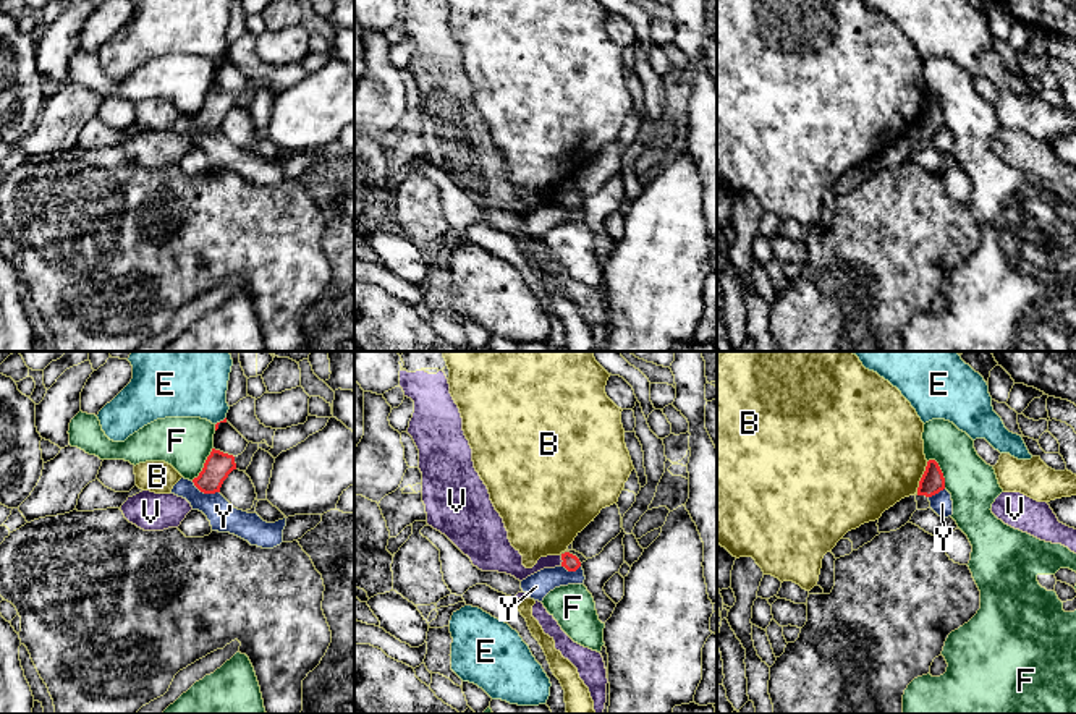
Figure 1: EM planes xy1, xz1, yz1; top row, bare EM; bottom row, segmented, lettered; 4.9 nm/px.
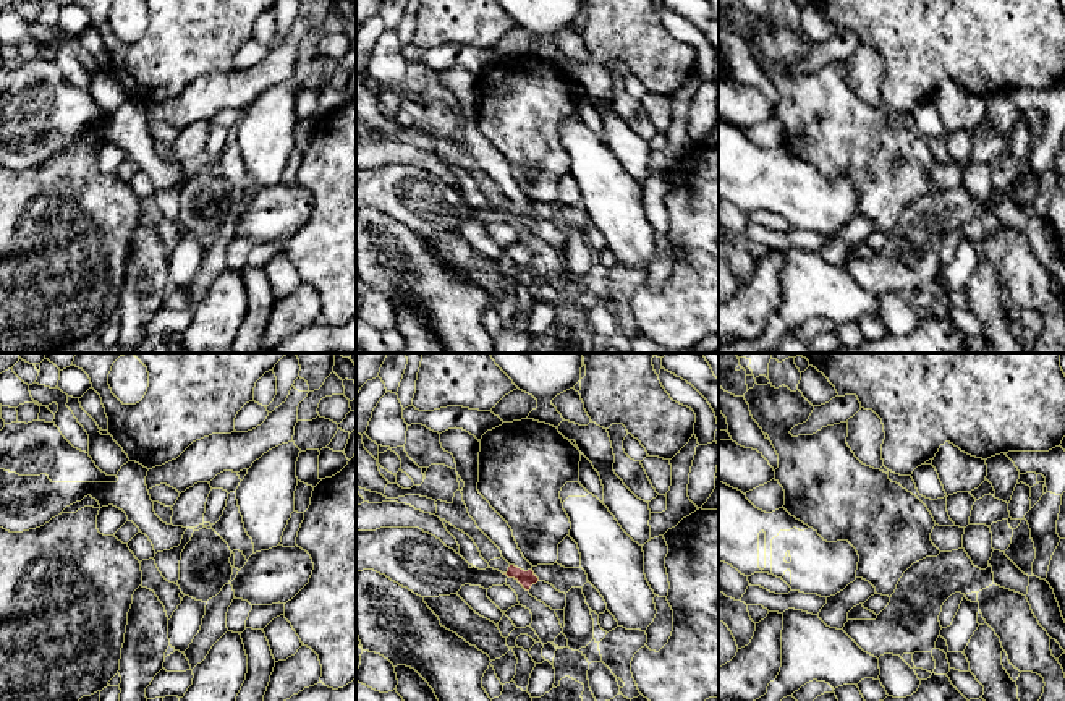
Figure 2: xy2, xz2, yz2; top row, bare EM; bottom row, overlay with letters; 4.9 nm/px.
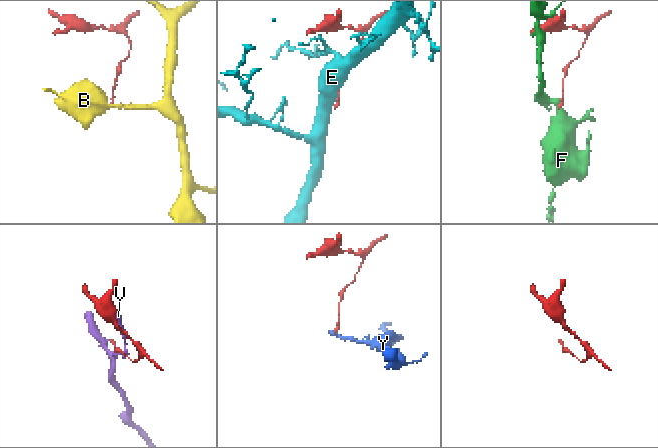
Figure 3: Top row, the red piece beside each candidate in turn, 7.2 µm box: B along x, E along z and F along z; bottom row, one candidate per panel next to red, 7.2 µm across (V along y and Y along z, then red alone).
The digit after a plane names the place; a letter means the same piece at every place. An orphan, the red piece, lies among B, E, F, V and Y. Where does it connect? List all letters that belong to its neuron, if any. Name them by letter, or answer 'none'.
none

